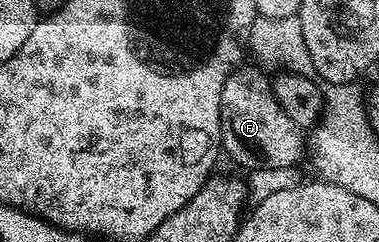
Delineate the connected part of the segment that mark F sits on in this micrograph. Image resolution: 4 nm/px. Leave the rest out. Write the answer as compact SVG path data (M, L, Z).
M242 65L236 71L232 71L227 77L227 81L223 85L223 93L221 94L221 138L220 146L238 163L246 169L254 168L271 168L285 167L292 168L295 163L304 156L307 151L307 139L303 134L302 128L295 125L295 121L291 121L291 117L287 117L281 111L279 101L273 95L273 85L270 76L265 76L260 66Z

